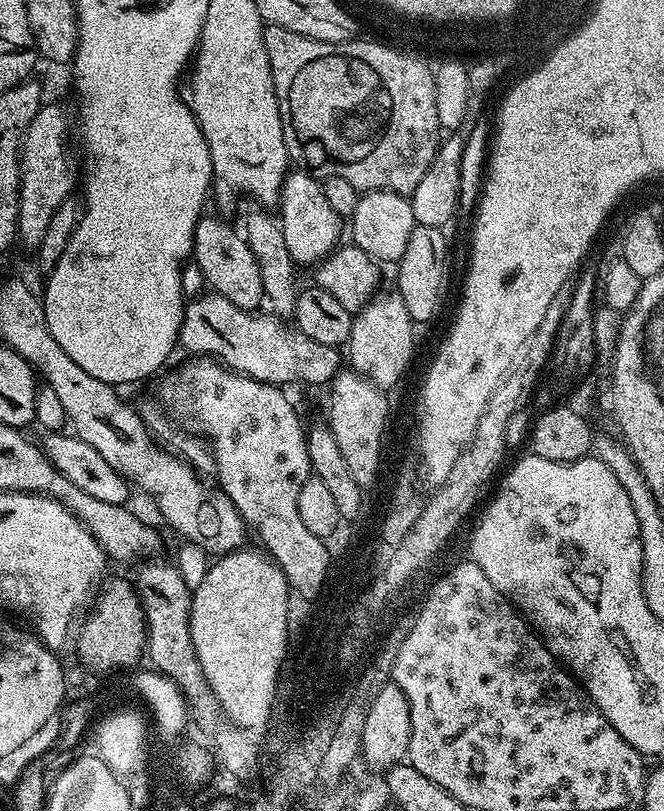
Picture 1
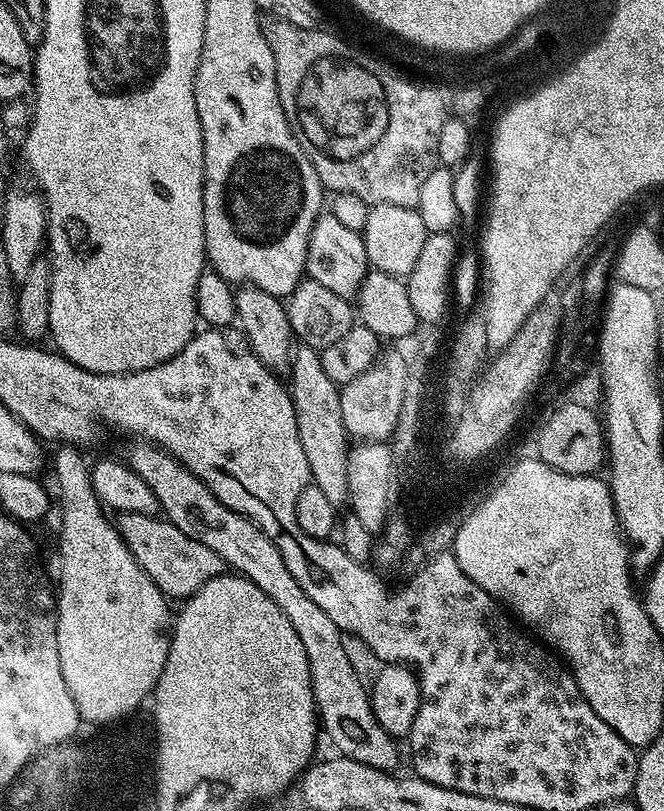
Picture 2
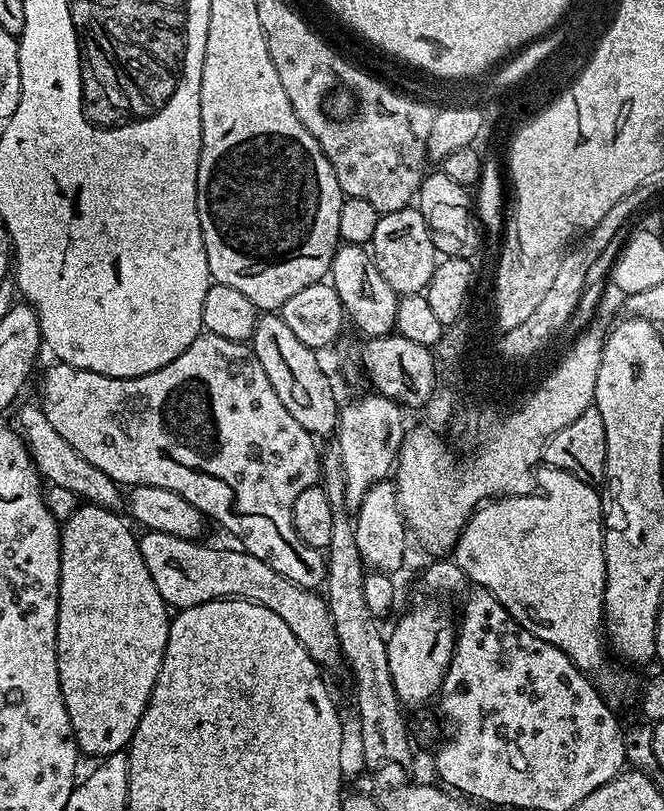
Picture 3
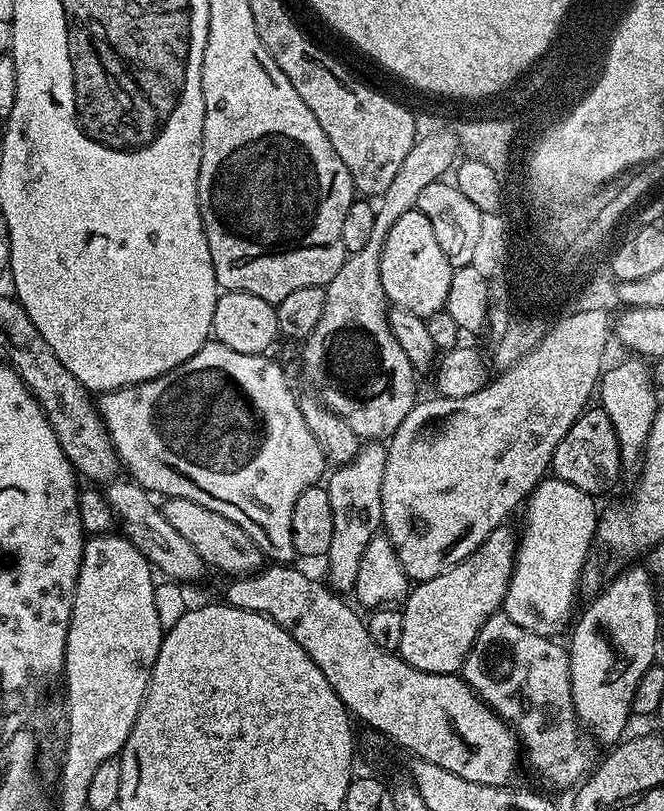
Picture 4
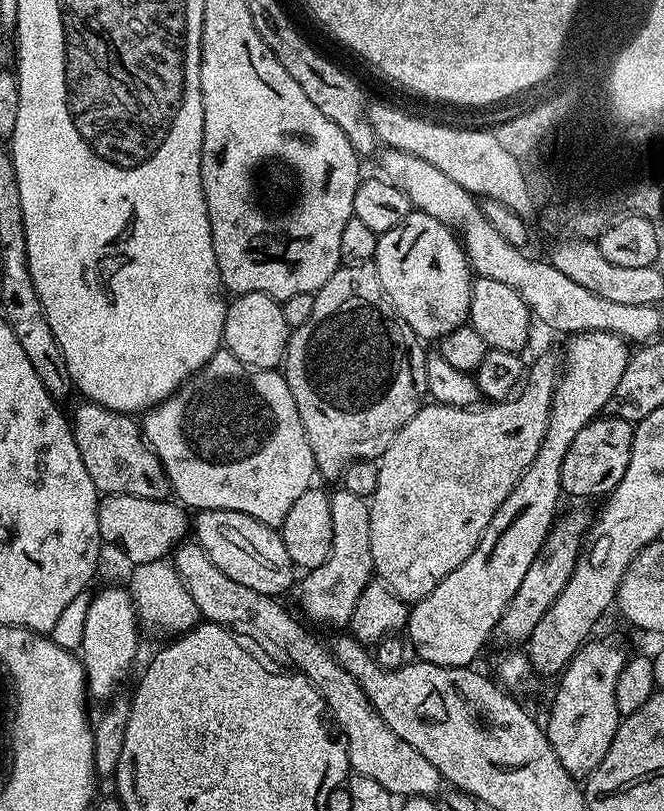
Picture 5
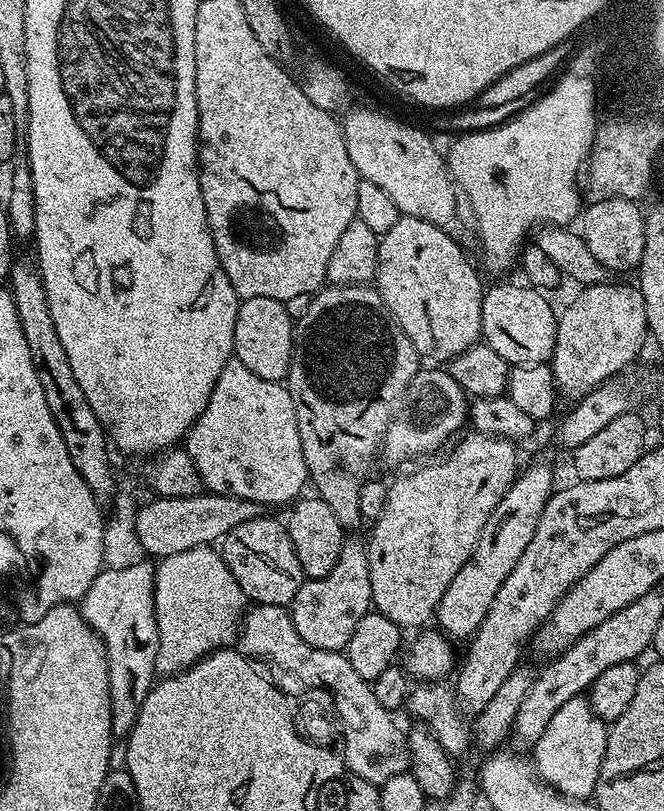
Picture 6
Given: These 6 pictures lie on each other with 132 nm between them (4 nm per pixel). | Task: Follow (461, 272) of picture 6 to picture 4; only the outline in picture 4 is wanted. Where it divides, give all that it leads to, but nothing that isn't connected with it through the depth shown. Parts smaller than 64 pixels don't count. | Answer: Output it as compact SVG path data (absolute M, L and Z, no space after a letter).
M415 210L402 214L394 226L390 226L390 234L386 234L386 242L382 246L382 290L387 303L392 308L410 310L410 314L418 314L425 318L435 312L444 311L444 303L450 294L450 278L453 274L451 262L442 254L442 246L438 246L438 238L434 238L434 229L430 227L430 218Z

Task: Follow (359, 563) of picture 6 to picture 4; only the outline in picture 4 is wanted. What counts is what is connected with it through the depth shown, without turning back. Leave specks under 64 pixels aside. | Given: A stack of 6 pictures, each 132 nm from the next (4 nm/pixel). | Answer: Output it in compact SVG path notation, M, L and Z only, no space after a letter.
M380 442L361 443L358 454L348 464L341 464L332 477L326 480L330 494L330 511L334 517L334 535L330 537L327 583L333 592L348 594L355 589L358 578L358 562L370 538L381 531L384 523L382 514L382 478L386 470L387 447Z

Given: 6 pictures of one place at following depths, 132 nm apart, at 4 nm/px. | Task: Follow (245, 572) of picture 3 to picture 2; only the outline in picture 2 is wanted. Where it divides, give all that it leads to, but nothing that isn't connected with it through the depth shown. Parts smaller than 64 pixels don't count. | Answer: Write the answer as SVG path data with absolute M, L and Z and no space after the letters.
M121 512L118 516L118 527L130 554L134 554L142 570L150 574L153 582L169 598L193 596L215 576L225 575L225 562L222 558L218 558L218 554L214 554L214 550L202 546L202 542L194 542L194 538L186 538L186 534L178 530L178 526L174 526L159 515L147 516Z

